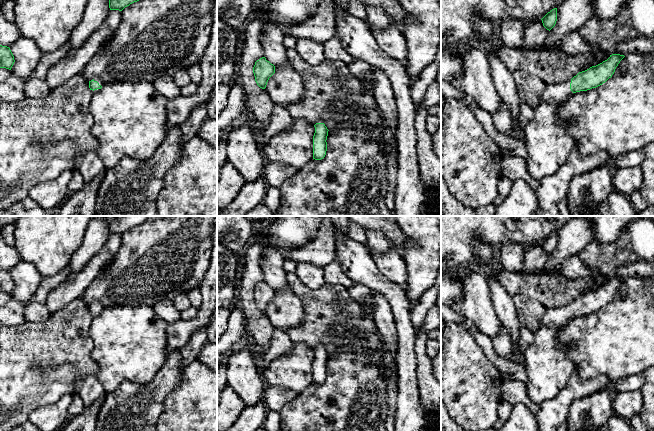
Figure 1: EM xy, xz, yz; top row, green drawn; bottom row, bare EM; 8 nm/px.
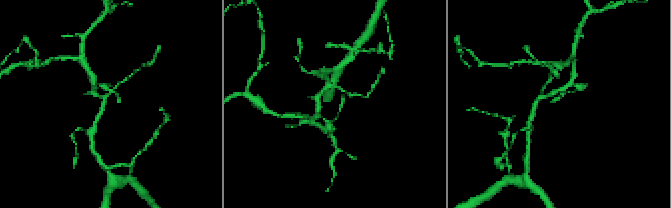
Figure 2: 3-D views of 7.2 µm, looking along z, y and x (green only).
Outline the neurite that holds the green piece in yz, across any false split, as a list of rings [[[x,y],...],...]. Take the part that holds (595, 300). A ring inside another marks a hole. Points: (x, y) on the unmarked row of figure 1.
[[[612,278],[602,287],[579,296],[572,303],[549,310],[540,326],[565,326],[572,317],[587,315],[605,307],[615,296],[624,279]]]

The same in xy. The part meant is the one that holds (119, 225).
[[[119,216],[110,220],[109,232],[122,235],[125,231],[142,223],[146,218],[147,216]]]

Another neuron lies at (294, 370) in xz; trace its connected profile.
[[[295,343],[293,349],[261,370],[266,386],[275,385],[301,393],[313,383],[315,351],[303,343]]]

